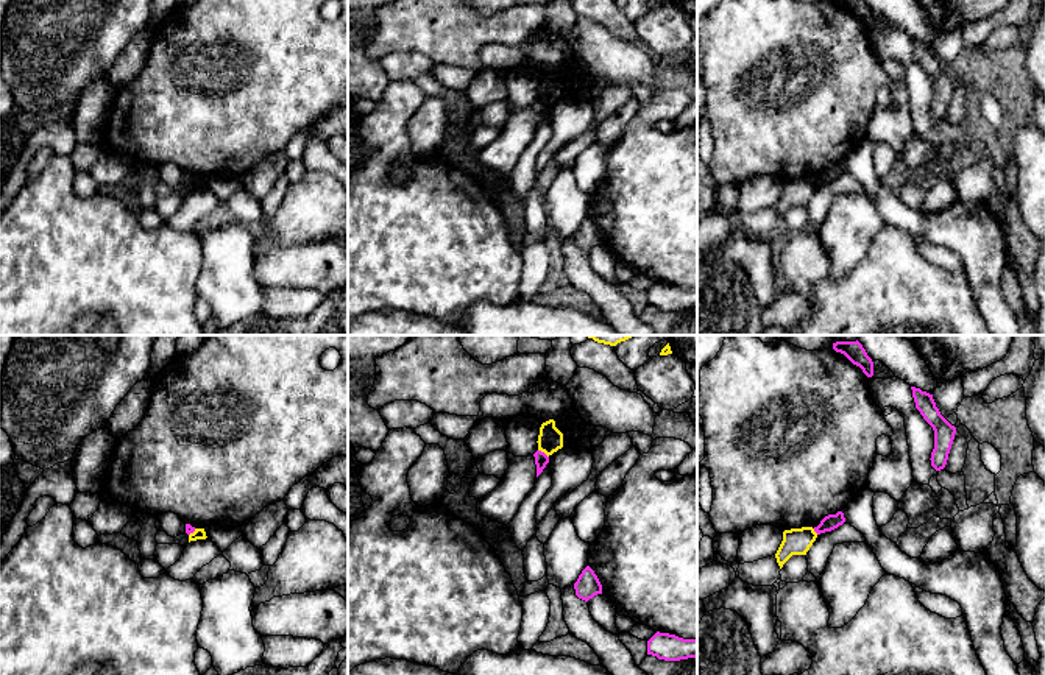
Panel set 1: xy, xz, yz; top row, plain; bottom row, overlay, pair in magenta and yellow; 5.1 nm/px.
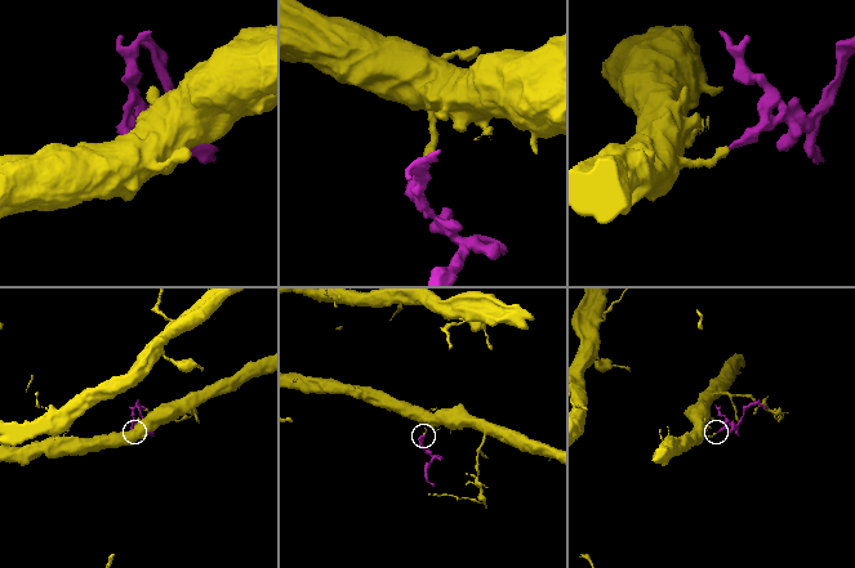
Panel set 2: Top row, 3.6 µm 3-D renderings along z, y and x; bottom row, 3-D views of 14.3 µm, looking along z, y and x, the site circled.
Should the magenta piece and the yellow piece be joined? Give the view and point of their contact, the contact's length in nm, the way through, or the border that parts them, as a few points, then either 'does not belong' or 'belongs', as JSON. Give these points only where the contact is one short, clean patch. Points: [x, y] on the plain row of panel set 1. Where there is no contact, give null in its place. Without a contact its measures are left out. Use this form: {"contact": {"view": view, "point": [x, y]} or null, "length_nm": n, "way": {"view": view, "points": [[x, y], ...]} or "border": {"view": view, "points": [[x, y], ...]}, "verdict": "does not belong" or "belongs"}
{"contact": {"view": "xz", "point": [543, 103]}, "length_nm": 70, "border": {"view": "xz", "points": [[538, 100], [548, 108]]}, "verdict": "does not belong"}

